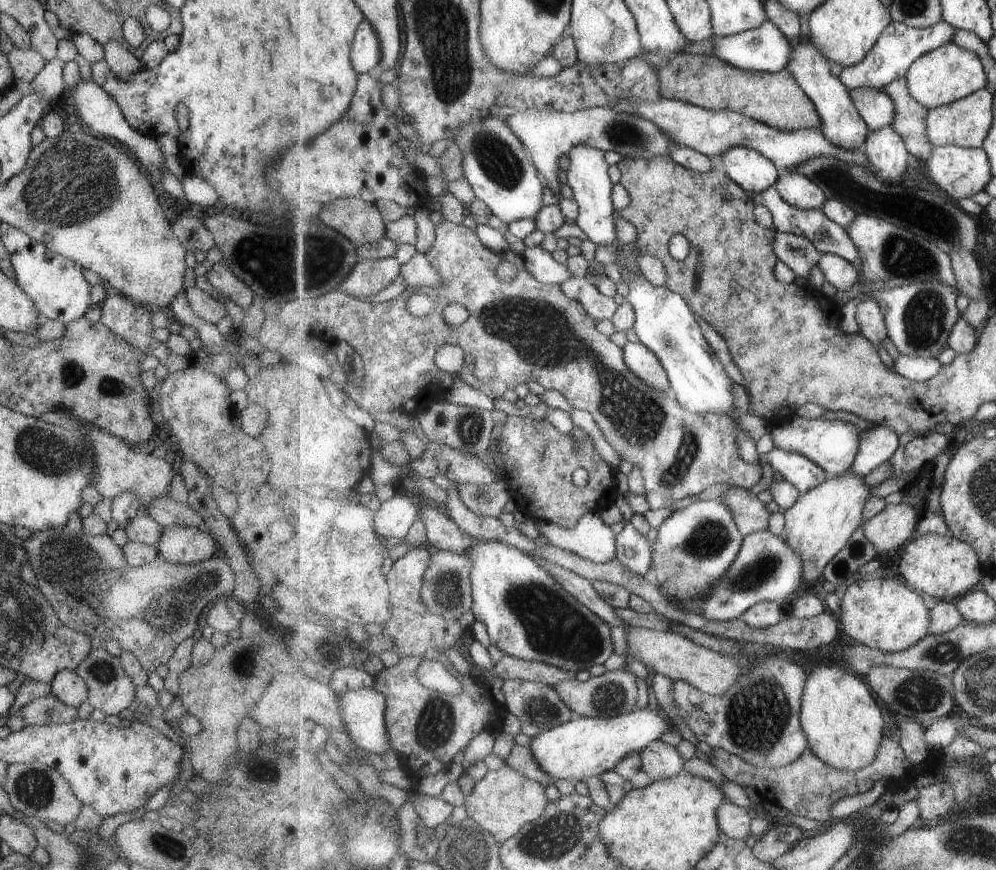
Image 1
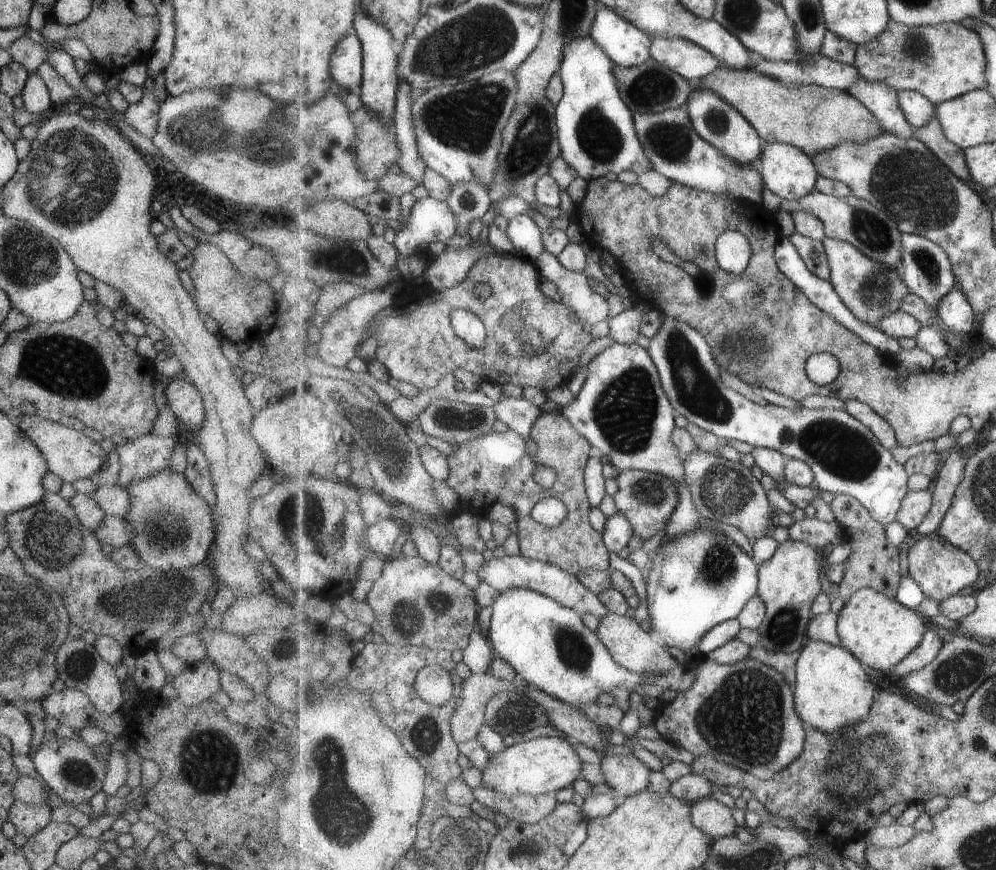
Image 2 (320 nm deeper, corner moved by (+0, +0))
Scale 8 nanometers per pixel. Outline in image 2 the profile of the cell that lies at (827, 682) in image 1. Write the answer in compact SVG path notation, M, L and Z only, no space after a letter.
M809 639L800 650L794 703L798 715L808 726L826 733L834 733L847 725L858 724L870 713L876 701L876 688L867 676L861 661L842 644Z

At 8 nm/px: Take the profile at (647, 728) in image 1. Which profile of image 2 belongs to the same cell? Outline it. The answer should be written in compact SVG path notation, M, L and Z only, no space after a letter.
M537 737L493 754L482 773L481 785L484 783L485 787L509 796L555 793L581 778L582 766L582 758L579 758L577 745L573 740L565 742L559 738Z

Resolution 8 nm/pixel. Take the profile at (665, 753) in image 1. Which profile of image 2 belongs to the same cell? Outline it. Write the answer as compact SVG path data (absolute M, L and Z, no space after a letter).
M631 753L603 756L601 768L605 777L603 783L614 790L620 801L649 786L652 770Z

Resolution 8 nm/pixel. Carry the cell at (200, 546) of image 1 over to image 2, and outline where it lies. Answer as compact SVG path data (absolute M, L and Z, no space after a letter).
M167 466L130 482L124 489L128 494L128 511L122 520L132 528L129 542L139 562L156 571L185 570L203 563L208 556L209 546L214 542L213 512L203 497L189 486L182 473L171 471Z

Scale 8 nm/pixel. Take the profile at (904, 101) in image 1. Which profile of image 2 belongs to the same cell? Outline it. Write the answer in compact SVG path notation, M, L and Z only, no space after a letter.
M938 115L925 126L915 128L915 138L923 141L960 179L979 190L970 175L964 149L947 138Z

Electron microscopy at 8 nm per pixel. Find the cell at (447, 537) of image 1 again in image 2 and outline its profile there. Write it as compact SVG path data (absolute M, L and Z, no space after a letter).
M506 554L500 559L486 555L484 564L477 572L477 575L480 580L485 580L485 582L488 582L493 588L499 589L501 592L513 587L531 589L555 599L564 607L576 610L580 615L591 613L597 618L603 618L610 613L607 606L601 602L600 596L591 592L578 579L577 575L572 575L561 567L538 562L523 555L510 557Z

